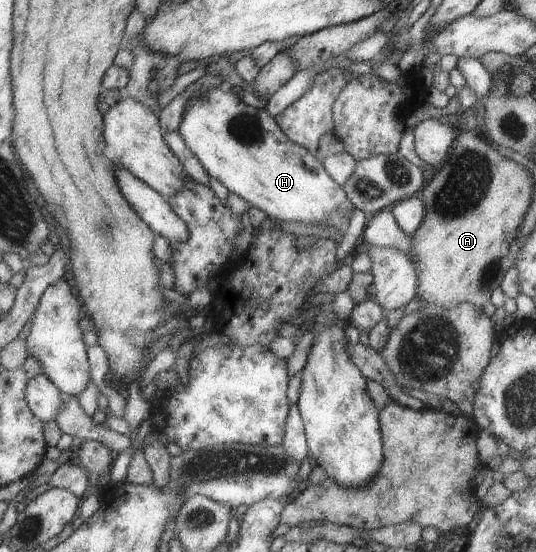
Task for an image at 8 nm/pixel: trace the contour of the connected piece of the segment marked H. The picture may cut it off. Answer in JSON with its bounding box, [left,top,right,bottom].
[178,84,356,225]

